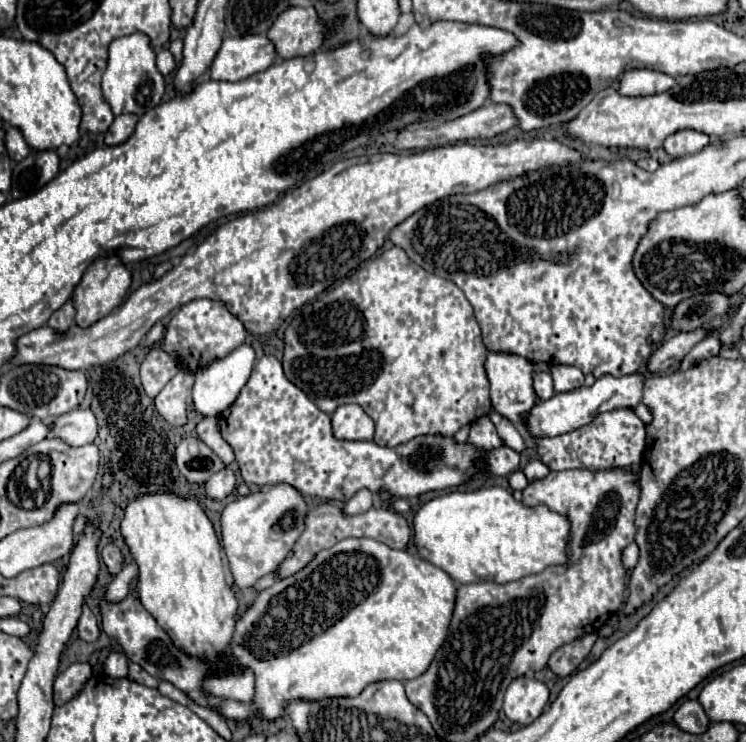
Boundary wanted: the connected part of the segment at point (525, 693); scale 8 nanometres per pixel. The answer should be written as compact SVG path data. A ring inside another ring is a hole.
M517 678L509 684L503 712L509 720L517 724L531 724L547 706L549 702L549 688L539 682L537 678Z

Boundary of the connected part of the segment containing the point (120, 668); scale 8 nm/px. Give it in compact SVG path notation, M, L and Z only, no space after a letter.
M111 652L105 662L105 674L113 678L125 678L127 676L127 658L119 652Z

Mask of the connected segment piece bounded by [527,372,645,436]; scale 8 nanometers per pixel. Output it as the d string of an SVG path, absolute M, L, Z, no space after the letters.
M639 372L633 374L625 374L625 376L611 376L611 374L603 374L595 380L593 386L581 386L569 392L561 392L555 394L553 398L539 402L533 412L527 418L527 426L529 426L529 434L531 436L559 436L571 430L577 430L585 424L589 424L597 414L601 412L609 412L609 410L617 410L617 408L635 408L641 398L643 398L643 380L645 376Z

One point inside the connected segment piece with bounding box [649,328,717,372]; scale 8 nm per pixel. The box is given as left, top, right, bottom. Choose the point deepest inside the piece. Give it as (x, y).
(670, 353)

